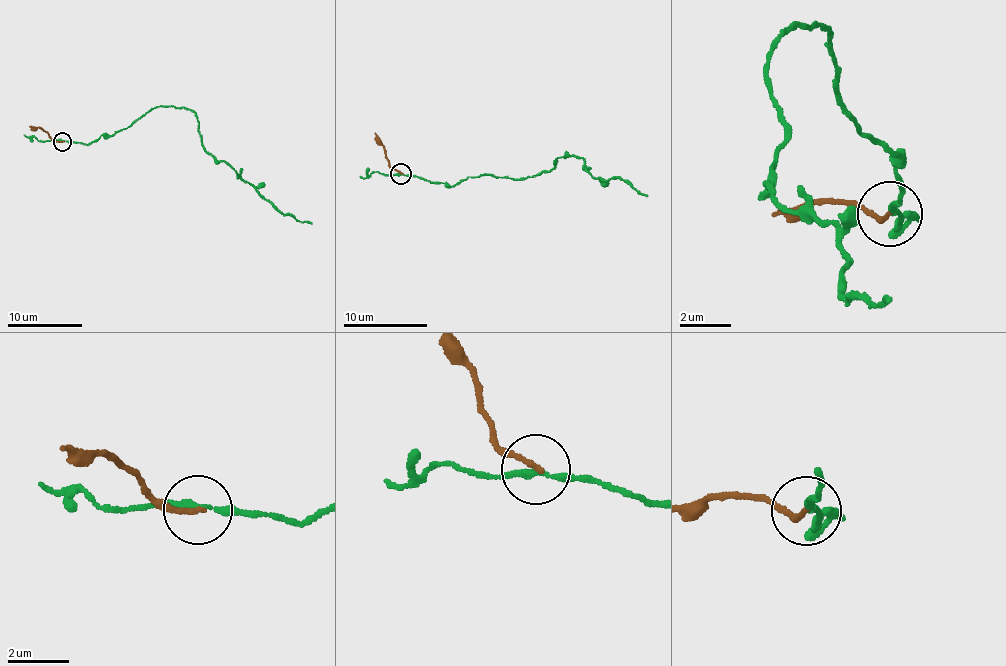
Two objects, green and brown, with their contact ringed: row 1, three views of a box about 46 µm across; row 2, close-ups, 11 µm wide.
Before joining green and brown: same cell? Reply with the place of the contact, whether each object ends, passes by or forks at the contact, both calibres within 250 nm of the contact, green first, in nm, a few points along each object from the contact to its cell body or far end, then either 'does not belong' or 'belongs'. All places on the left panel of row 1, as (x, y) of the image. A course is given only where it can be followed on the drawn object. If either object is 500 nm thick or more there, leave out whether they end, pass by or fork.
(62, 141) | green passes by | brown ends | 190/170 nm | green via (62, 141), (91, 143), (113, 135), (159, 106), (186, 107), (196, 116), (202, 146), (279, 211), (312, 224) | brown via (62, 141), (29, 126) | does not belong

